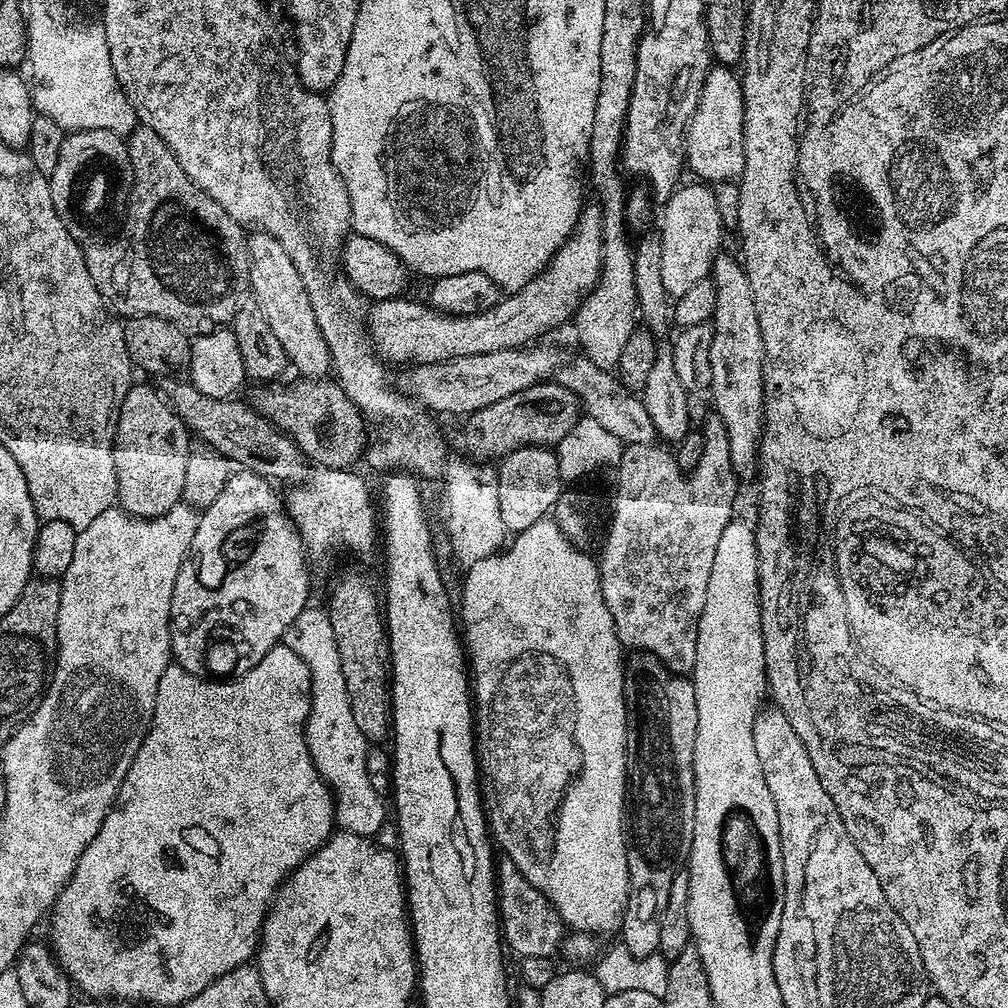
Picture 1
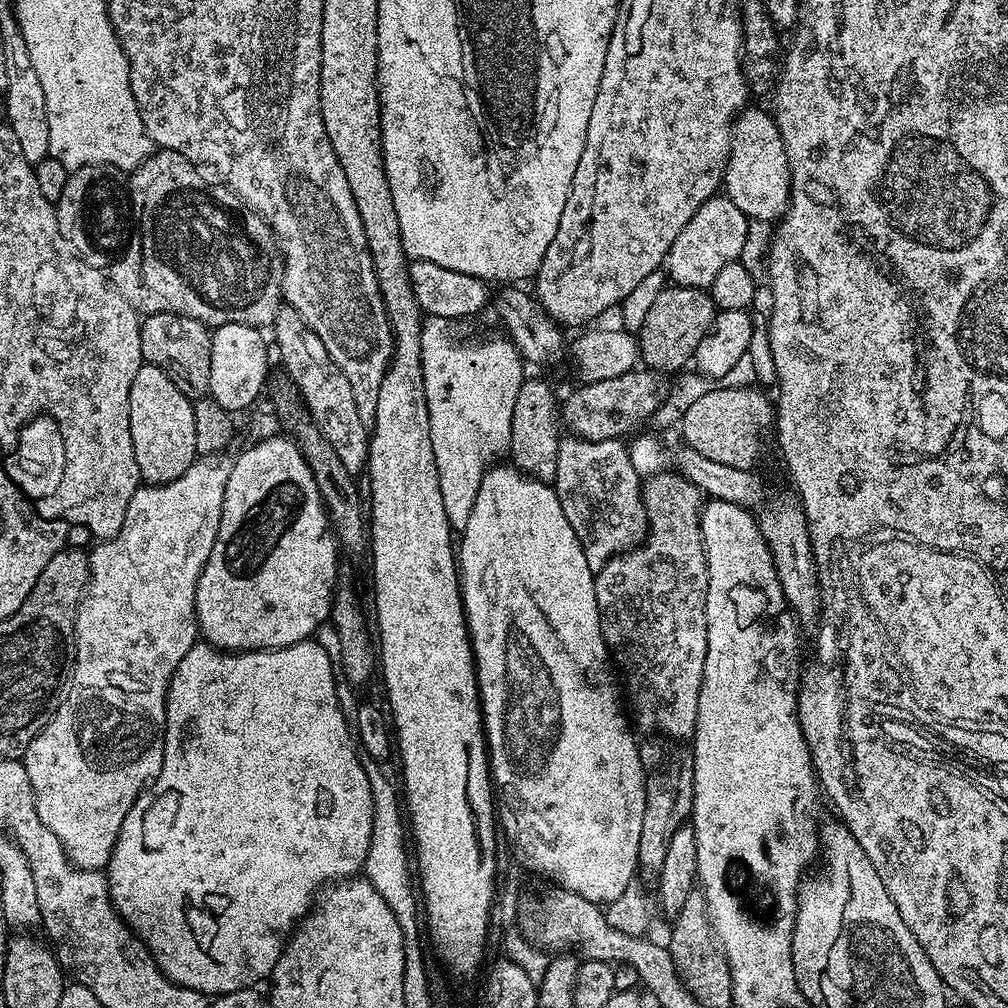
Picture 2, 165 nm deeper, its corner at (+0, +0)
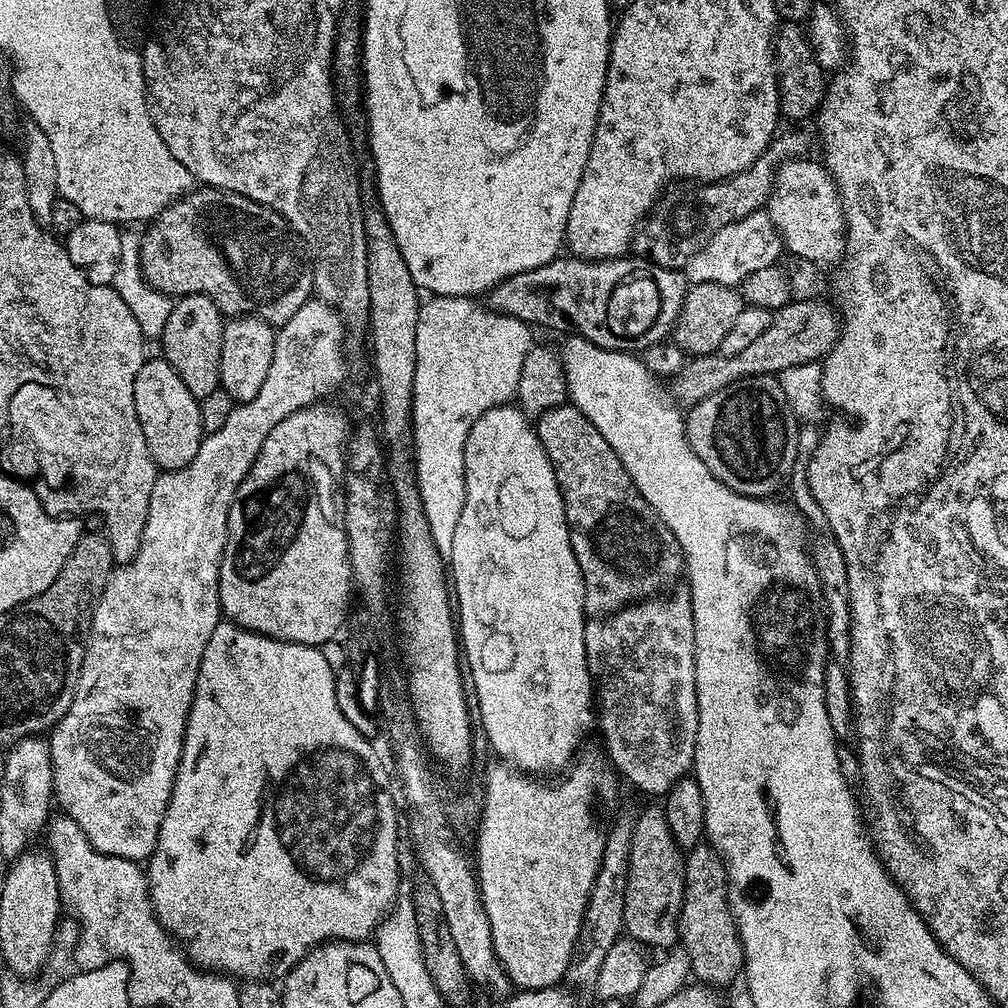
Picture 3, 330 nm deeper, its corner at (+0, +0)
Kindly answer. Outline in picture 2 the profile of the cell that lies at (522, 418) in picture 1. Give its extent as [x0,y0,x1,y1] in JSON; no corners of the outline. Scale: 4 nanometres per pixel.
[562,370,666,442]

